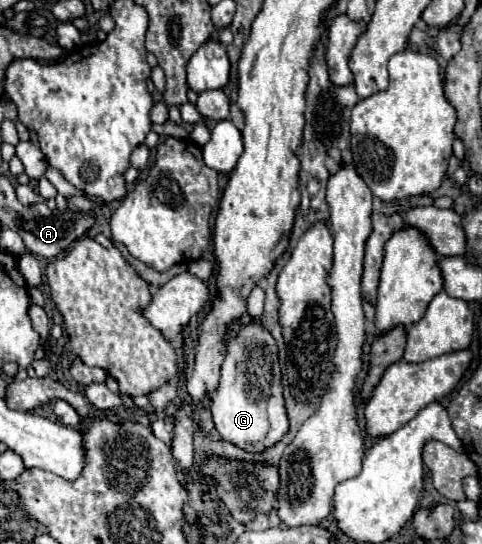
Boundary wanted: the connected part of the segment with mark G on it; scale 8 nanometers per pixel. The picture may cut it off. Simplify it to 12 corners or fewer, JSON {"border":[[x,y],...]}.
{"border":[[247,323],[209,393],[219,435],[263,451],[289,429],[277,341]]}

